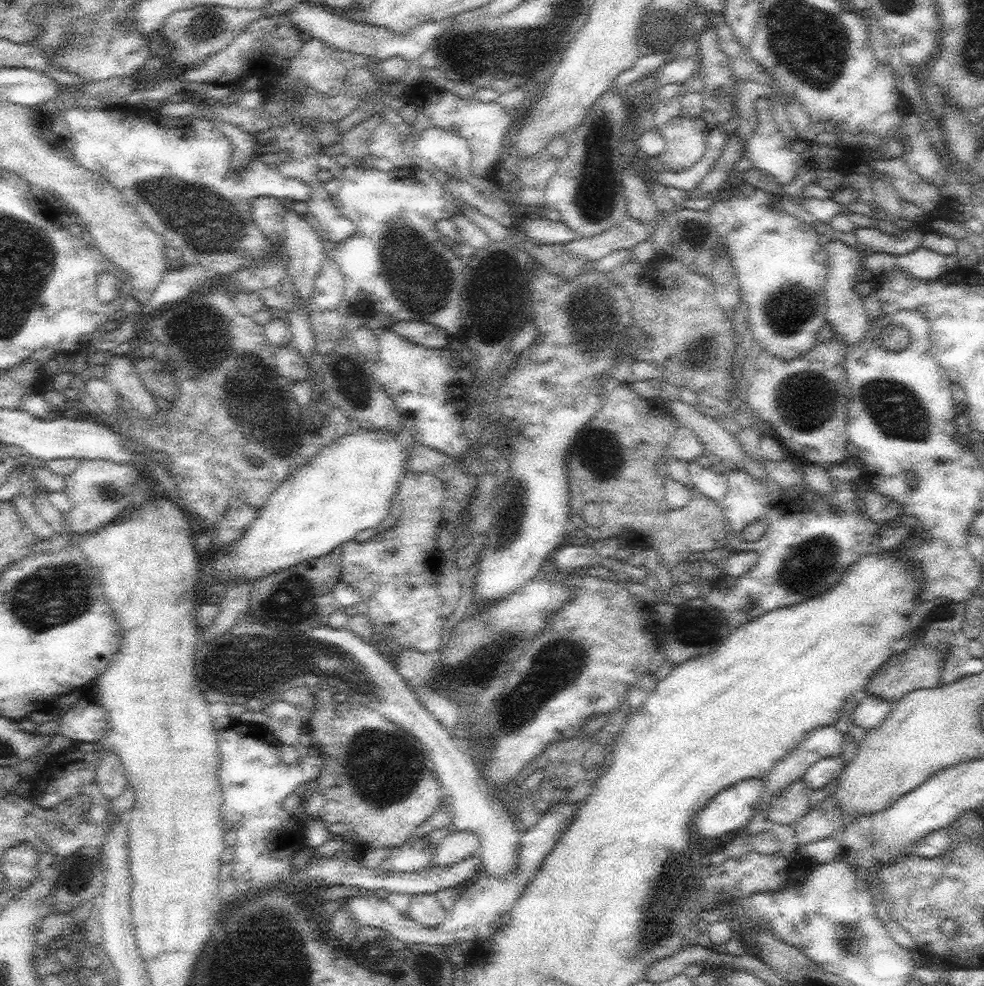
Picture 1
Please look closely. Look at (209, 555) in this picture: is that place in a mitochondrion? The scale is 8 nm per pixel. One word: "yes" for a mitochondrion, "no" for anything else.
no

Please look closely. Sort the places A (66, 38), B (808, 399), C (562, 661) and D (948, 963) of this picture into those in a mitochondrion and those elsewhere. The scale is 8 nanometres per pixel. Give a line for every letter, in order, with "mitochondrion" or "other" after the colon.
A: mitochondrion
B: mitochondrion
C: mitochondrion
D: other

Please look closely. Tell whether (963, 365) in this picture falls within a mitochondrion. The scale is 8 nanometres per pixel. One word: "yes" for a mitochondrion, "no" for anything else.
no

